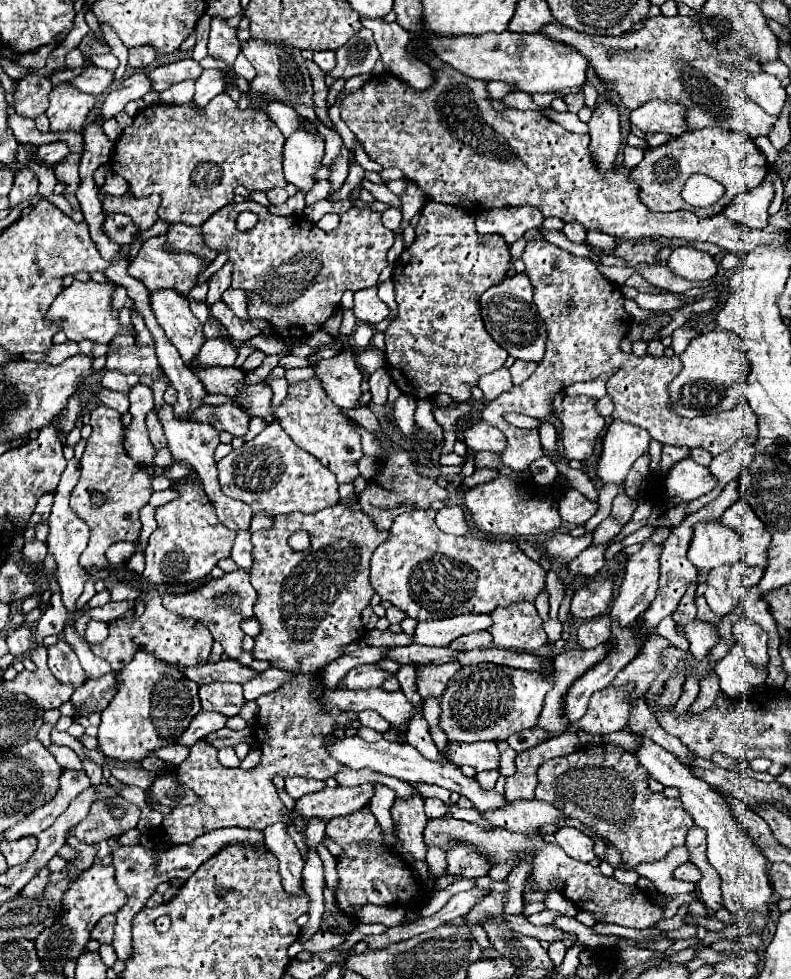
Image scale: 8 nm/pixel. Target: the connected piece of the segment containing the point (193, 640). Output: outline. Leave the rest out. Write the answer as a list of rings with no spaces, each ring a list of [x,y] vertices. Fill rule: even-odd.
[[[154,597],[146,603],[144,615],[126,615],[116,621],[110,621],[110,625],[108,625],[110,633],[108,633],[106,641],[94,643],[90,647],[92,653],[98,655],[100,659],[108,661],[114,671],[124,669],[132,661],[136,651],[140,651],[140,649],[152,653],[156,659],[166,661],[166,663],[180,663],[180,665],[206,663],[210,657],[212,643],[214,643],[208,627],[204,627],[200,621],[196,621],[192,617],[180,617],[170,611],[164,613],[164,609],[166,607],[162,605],[162,599]]]

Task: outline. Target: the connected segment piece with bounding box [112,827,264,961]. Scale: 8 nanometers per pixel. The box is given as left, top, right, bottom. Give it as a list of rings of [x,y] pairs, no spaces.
[[[228,827],[228,829],[218,829],[210,831],[208,835],[200,835],[200,839],[194,839],[192,843],[186,845],[174,845],[170,849],[144,849],[142,845],[134,847],[120,847],[112,853],[112,865],[116,869],[116,881],[120,889],[128,895],[128,903],[116,913],[116,927],[114,927],[114,941],[112,947],[116,951],[116,957],[120,961],[126,961],[132,953],[132,919],[134,915],[146,907],[146,901],[154,895],[156,887],[164,881],[170,881],[174,877],[188,881],[190,875],[212,855],[216,855],[222,847],[228,843],[250,843],[252,847],[264,847],[264,835],[260,831],[244,831],[240,827]]]

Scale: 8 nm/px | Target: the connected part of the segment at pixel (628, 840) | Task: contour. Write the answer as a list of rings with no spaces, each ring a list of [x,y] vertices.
[[[606,743],[586,745],[570,755],[548,759],[538,767],[536,799],[560,807],[564,815],[582,821],[608,839],[622,853],[626,867],[654,863],[664,859],[670,849],[684,845],[694,821],[684,811],[680,799],[652,793],[644,775],[646,771],[638,769],[638,761],[630,753]]]

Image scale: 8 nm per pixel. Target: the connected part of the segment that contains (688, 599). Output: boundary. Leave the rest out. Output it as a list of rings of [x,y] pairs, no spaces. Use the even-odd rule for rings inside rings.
[[[698,583],[688,585],[688,591],[686,591],[684,599],[680,601],[678,609],[672,613],[676,623],[690,623],[692,619],[696,619],[696,607],[694,607],[694,601],[692,601],[694,595],[696,595],[696,587],[698,587]]]

